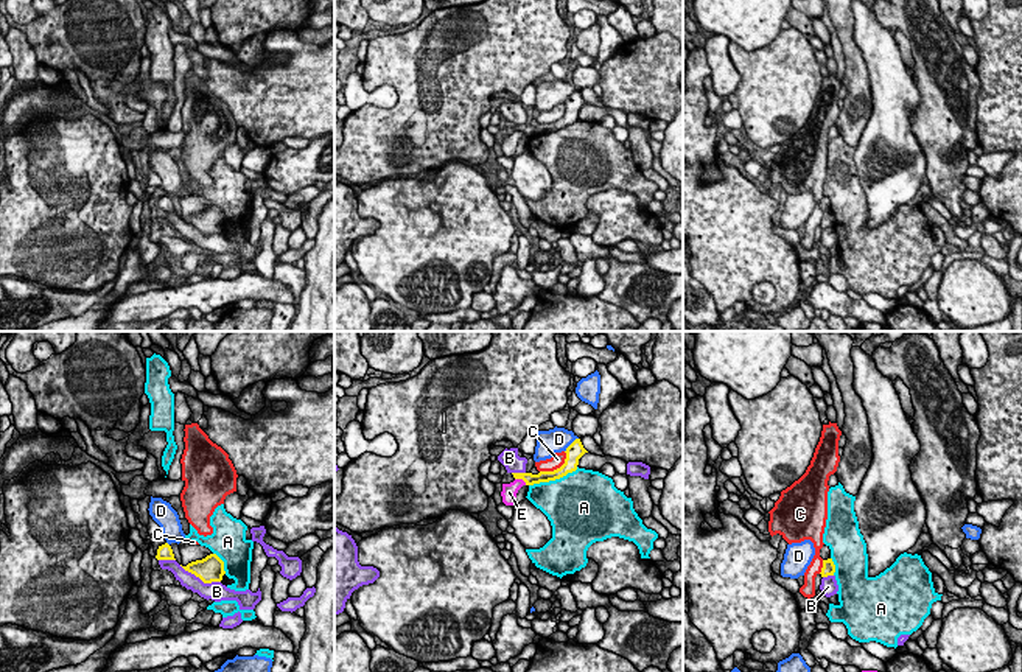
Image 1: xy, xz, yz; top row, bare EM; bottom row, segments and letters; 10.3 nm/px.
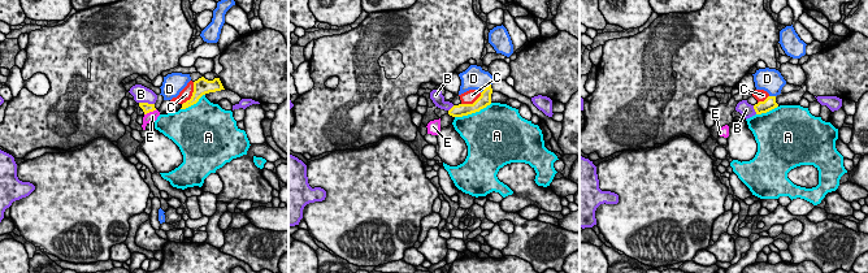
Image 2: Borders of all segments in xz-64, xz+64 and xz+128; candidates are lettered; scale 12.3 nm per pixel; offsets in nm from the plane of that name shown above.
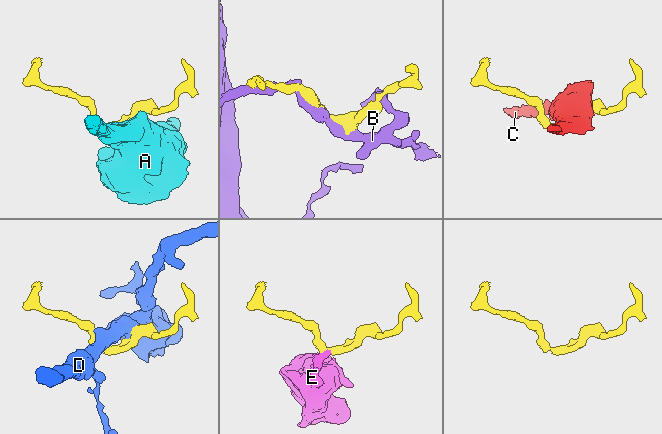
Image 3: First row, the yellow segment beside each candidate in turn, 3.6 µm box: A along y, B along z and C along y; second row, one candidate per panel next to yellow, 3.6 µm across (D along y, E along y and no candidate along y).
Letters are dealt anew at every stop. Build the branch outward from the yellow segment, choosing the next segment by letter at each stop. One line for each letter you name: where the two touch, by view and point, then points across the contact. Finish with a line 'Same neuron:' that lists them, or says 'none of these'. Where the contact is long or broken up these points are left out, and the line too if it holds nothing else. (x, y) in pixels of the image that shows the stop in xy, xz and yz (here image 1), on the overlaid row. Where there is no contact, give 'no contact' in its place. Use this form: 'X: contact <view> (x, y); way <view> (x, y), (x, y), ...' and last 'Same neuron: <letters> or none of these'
Same neuron: none of these

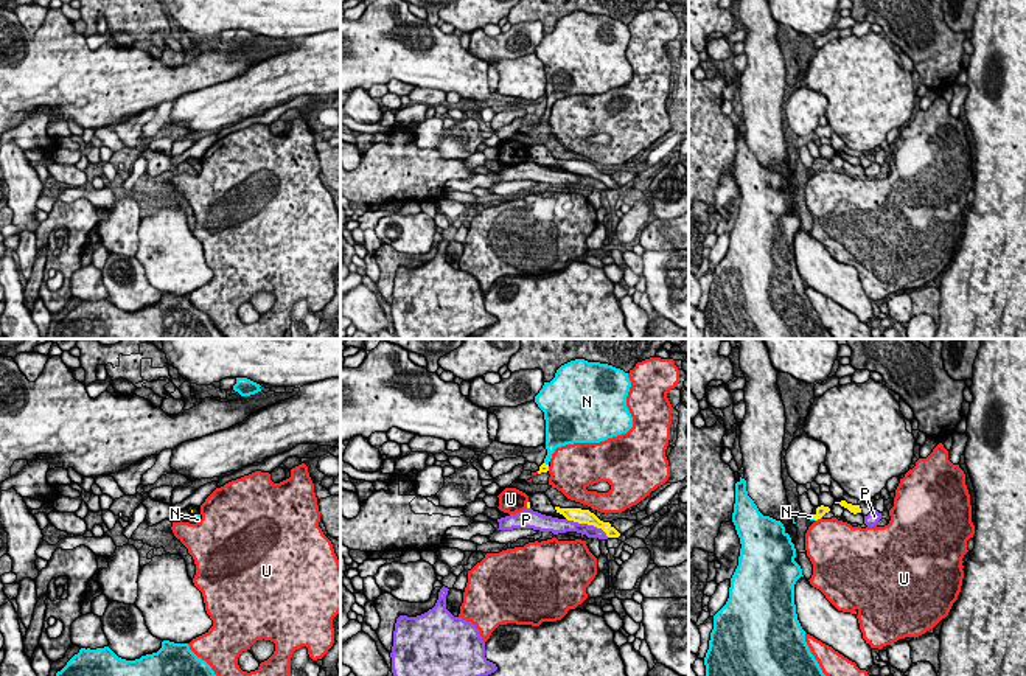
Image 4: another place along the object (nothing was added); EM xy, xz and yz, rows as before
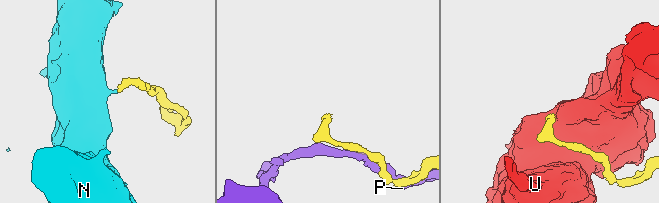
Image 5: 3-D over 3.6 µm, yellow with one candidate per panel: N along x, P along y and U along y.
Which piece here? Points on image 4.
N: contact yz (813, 518); way yz (821, 510), (813, 518), (810, 516)
Same neuron: N

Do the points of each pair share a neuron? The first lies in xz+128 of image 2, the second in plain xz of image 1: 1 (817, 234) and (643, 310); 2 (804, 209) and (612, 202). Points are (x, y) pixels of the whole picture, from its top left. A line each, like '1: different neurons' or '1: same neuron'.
1: same neuron
2: same neuron

